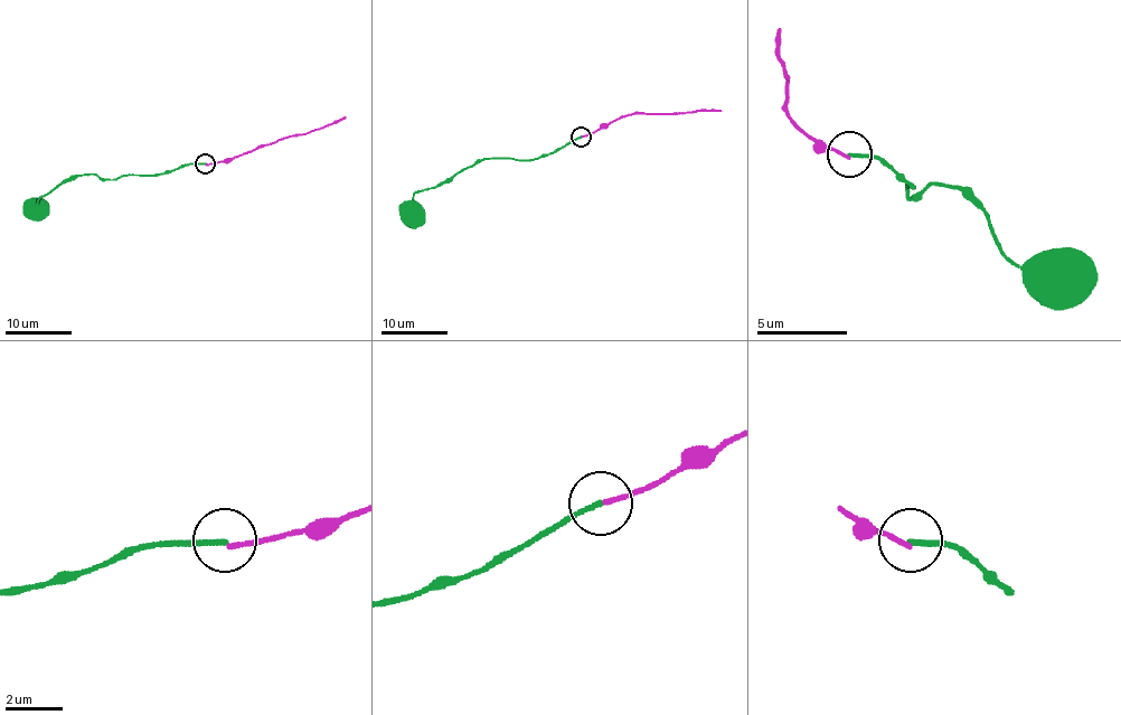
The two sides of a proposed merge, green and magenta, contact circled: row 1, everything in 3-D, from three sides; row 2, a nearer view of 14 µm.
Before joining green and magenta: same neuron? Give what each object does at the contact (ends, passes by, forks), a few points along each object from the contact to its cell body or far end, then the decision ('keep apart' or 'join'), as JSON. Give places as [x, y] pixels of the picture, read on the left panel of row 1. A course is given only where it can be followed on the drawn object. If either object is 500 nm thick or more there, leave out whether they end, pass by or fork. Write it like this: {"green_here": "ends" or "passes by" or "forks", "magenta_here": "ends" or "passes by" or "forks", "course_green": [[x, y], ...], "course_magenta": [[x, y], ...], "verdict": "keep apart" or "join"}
{"green_here": "ends", "magenta_here": "ends", "course_green": [[205, 163], [112, 180], [94, 173], [73, 177], [40, 197], [36, 212]], "course_magenta": [[205, 163], [231, 162], [345, 116]], "verdict": "keep apart"}

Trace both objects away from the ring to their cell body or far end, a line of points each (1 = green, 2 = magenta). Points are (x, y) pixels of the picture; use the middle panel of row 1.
1: (581, 137), (533, 159), (478, 159), (432, 188), (416, 191), (412, 214)
2: (581, 137), (632, 113), (721, 110)

